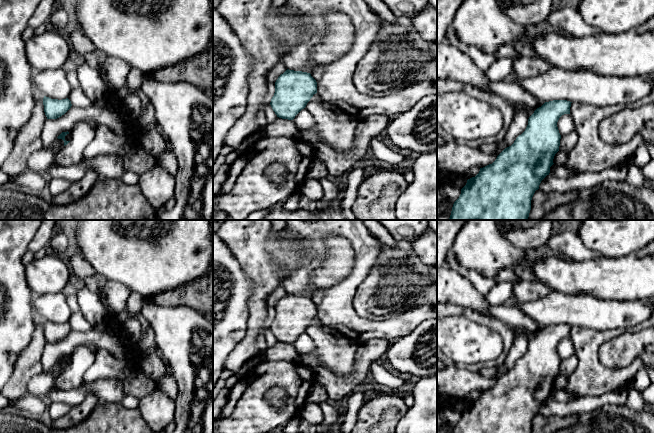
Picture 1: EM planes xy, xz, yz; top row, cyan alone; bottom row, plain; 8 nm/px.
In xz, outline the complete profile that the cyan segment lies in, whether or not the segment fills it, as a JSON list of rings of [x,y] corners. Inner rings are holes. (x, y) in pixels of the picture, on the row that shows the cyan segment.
[[[287,69],[275,82],[270,105],[282,119],[293,120],[317,93],[317,82],[310,73]]]

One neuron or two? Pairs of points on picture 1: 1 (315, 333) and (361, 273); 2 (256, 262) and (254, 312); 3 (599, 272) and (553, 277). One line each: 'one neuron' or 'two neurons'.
1: two neurons
2: one neuron
3: one neuron

